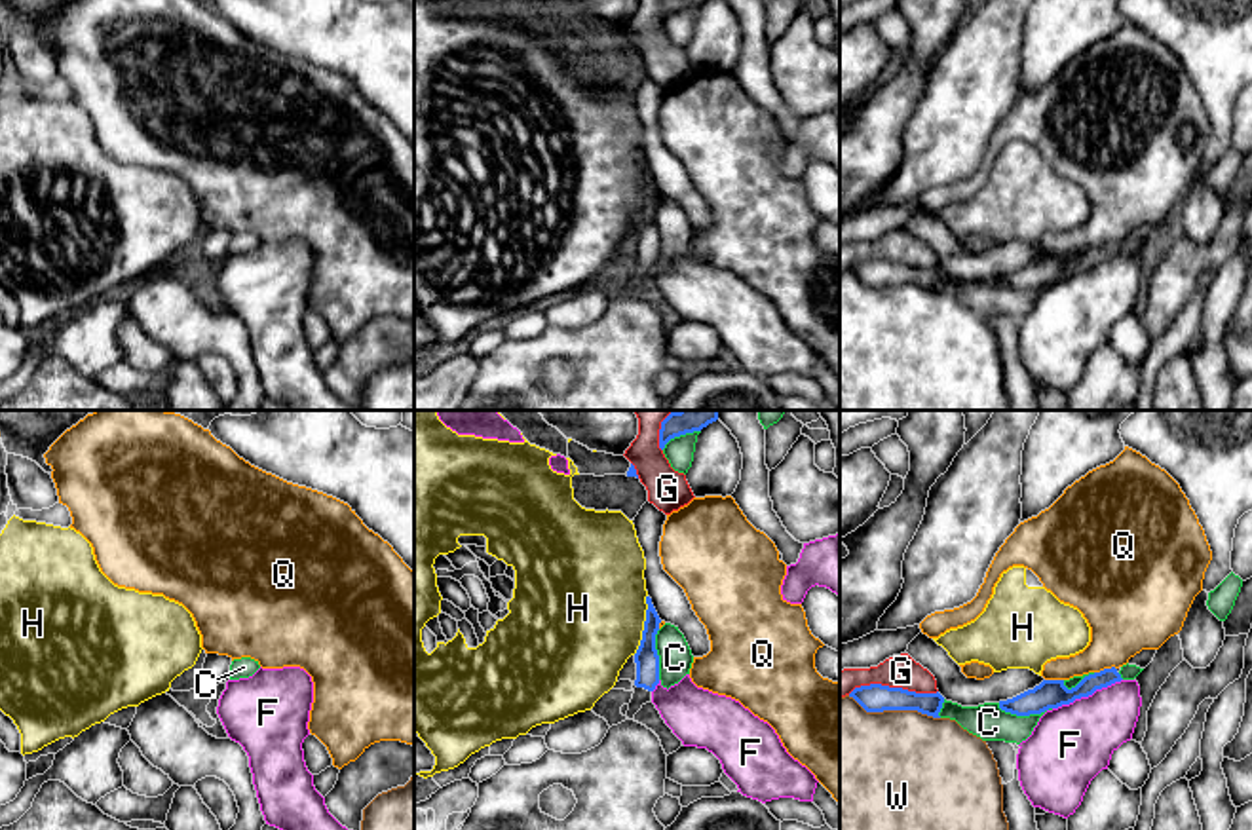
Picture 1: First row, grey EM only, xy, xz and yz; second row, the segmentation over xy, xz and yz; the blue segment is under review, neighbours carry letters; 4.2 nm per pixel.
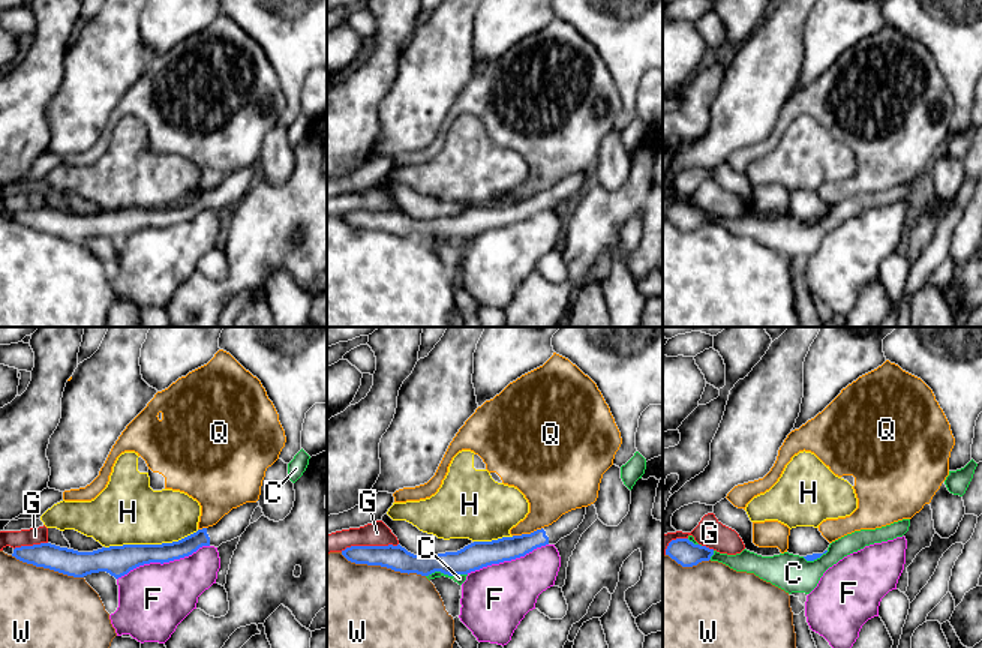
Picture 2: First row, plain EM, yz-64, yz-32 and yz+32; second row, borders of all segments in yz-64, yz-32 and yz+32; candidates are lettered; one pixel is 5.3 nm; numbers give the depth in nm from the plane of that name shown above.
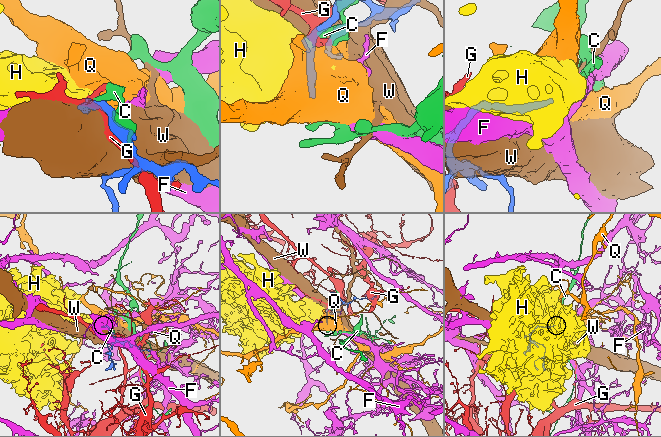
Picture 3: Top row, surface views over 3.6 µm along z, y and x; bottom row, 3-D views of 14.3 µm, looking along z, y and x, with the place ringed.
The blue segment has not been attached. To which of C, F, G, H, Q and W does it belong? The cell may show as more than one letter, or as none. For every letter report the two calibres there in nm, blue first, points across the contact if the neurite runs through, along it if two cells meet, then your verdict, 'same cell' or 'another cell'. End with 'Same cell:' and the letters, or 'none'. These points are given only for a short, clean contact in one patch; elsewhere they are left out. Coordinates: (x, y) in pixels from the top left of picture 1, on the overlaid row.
C: 130 nm thick on the blue side, 150 nm on the other; another cell
F: 130 nm thick on the blue side, 340 nm on the other; another cell
G: 120 nm thick on the blue side, 140 nm on the other; another cell
H: 100 nm thick on the blue side, 480 nm on the other; another cell
Q: 130 nm thick on the blue side, 320 nm on the other; border along yz (1116, 667), (1104, 667), (1095, 673); another cell
W: 120 nm thick on the blue side, 500 nm on the other; another cell
Same cell: none

